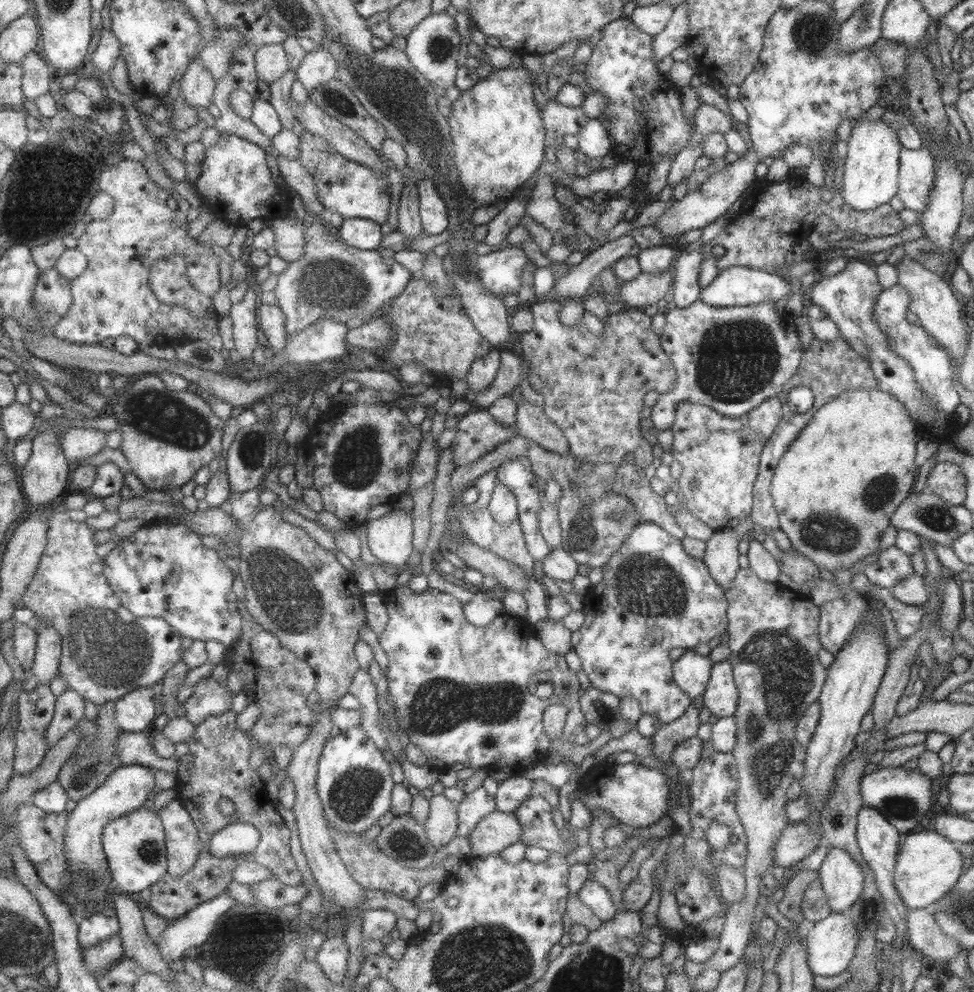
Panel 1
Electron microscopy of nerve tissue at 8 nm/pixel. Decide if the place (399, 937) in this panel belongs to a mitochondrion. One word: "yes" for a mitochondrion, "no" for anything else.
no

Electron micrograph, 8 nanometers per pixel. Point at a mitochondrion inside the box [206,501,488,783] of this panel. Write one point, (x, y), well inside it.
(286, 592)

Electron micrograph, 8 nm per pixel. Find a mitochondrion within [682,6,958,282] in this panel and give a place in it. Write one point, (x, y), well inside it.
(810, 34)

